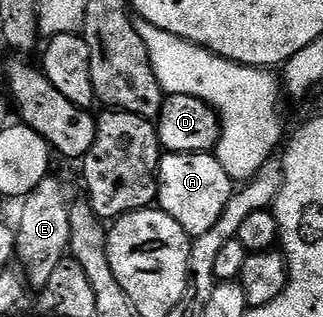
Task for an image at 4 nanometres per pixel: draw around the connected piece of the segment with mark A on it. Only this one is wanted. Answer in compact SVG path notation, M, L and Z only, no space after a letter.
M215 153L203 154L169 154L160 159L160 192L159 209L165 210L186 231L189 239L202 236L202 232L210 232L218 216L226 212L226 204L233 196L233 175L222 168L219 157Z

